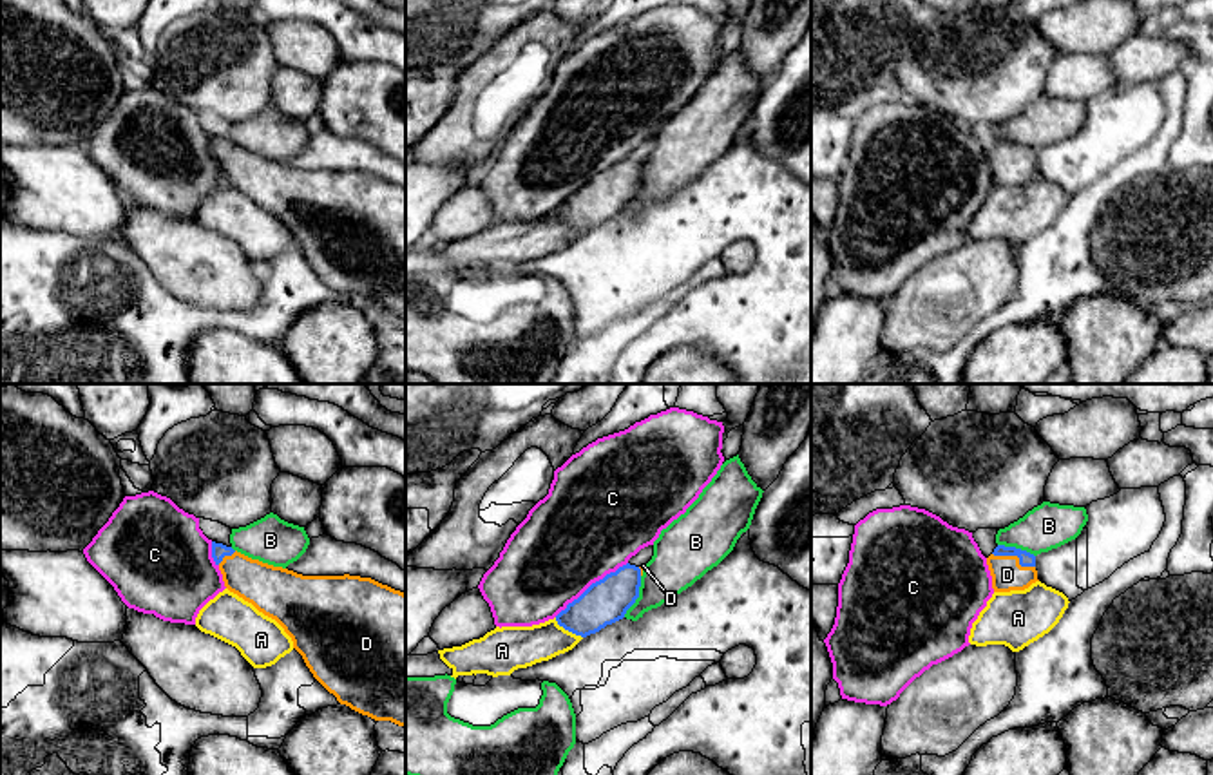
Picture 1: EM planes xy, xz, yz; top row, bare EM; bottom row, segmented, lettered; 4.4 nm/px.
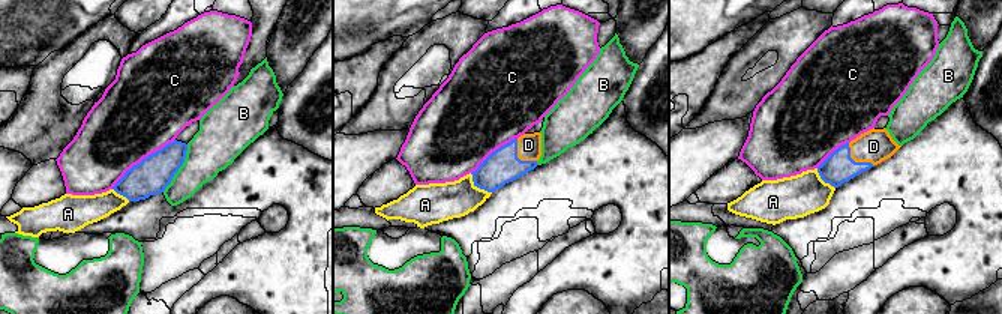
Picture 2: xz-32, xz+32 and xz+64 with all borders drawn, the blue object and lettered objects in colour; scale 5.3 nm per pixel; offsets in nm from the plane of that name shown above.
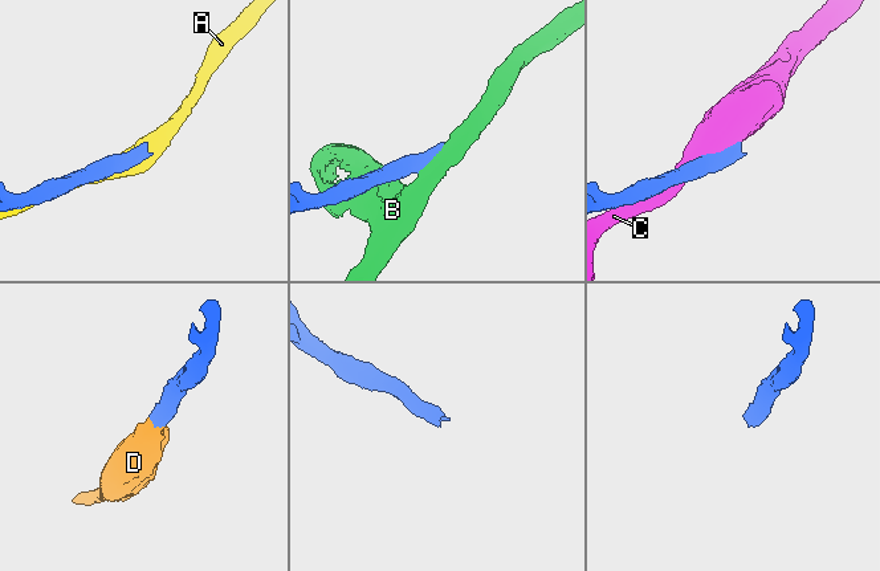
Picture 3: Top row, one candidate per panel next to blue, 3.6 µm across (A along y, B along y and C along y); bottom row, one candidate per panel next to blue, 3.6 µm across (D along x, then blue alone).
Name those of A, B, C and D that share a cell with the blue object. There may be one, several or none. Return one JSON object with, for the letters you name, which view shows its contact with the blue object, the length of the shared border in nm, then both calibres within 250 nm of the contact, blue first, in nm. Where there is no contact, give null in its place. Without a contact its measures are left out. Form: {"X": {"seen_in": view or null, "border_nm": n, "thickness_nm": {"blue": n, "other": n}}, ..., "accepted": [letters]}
{"D": {"seen_in": "yz", "border_nm": 200, "thickness_nm": {"blue": 60, "other": 140}}, "accepted": ["D"]}

